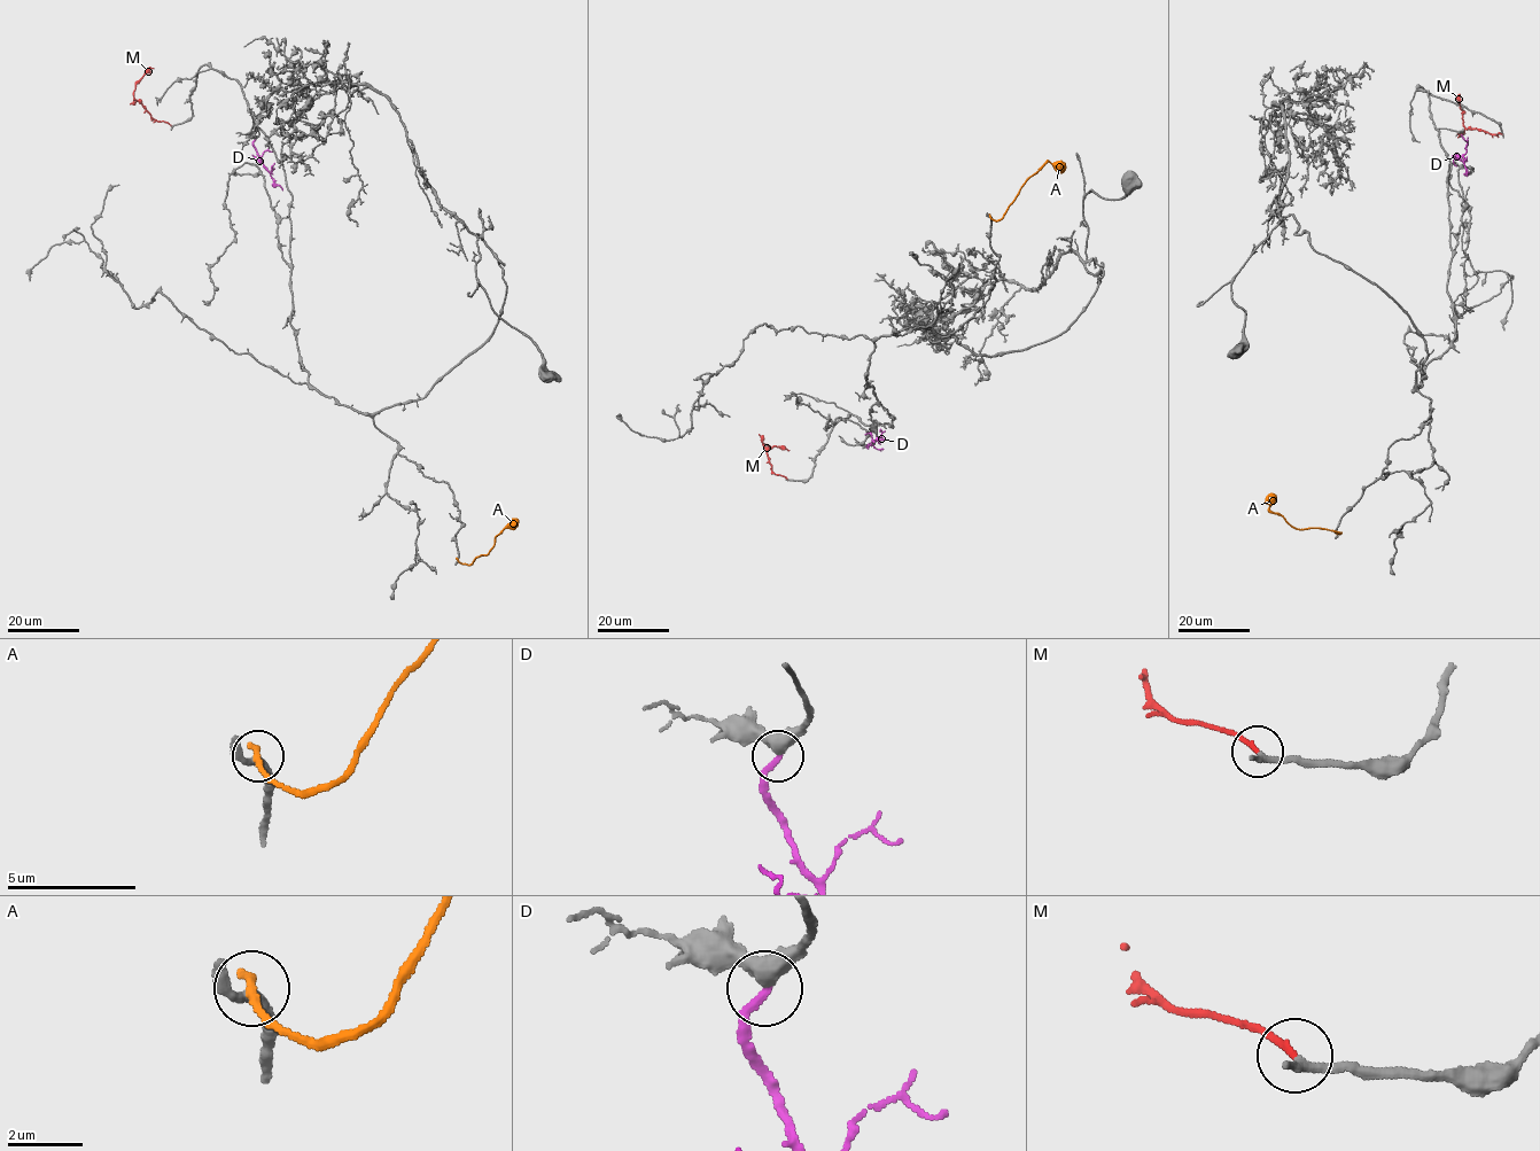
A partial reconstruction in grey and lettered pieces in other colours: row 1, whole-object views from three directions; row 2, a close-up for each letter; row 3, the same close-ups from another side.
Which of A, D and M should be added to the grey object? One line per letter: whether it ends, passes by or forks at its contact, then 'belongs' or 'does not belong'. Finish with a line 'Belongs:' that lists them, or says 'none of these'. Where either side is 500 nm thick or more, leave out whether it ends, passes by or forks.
A: it ends; does not belong
D: it ends; does not belong
M: it ends; belongs
Belongs: M

